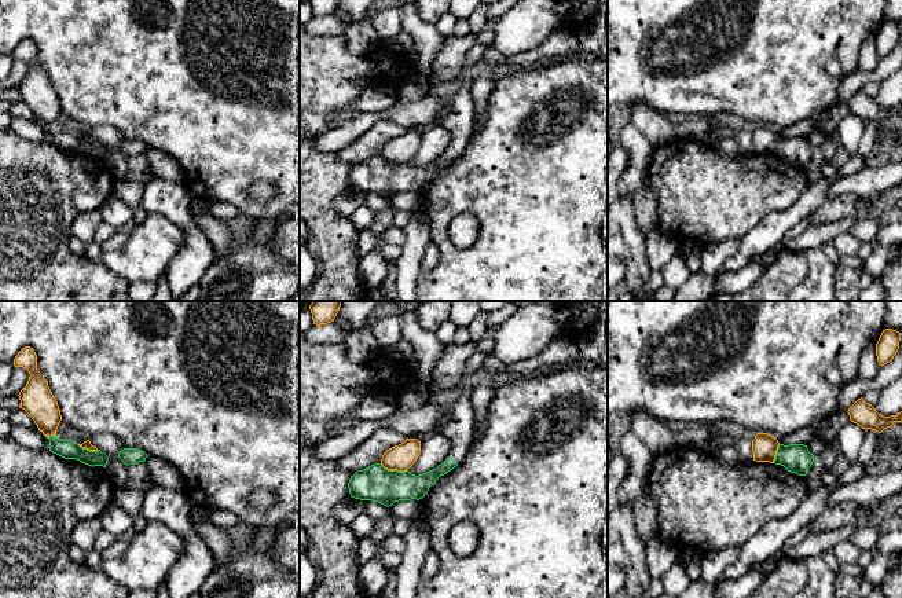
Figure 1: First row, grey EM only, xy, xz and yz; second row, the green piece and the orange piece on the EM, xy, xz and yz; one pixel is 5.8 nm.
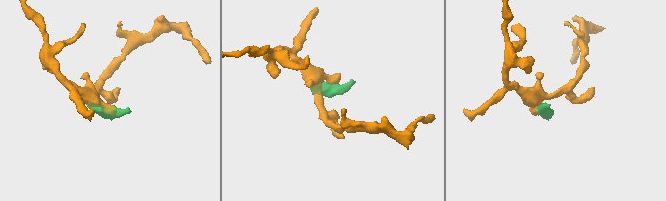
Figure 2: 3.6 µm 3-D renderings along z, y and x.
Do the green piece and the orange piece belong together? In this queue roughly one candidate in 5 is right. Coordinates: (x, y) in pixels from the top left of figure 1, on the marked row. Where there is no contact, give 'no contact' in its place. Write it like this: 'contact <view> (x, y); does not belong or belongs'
contact xz (393, 470); does not belong

